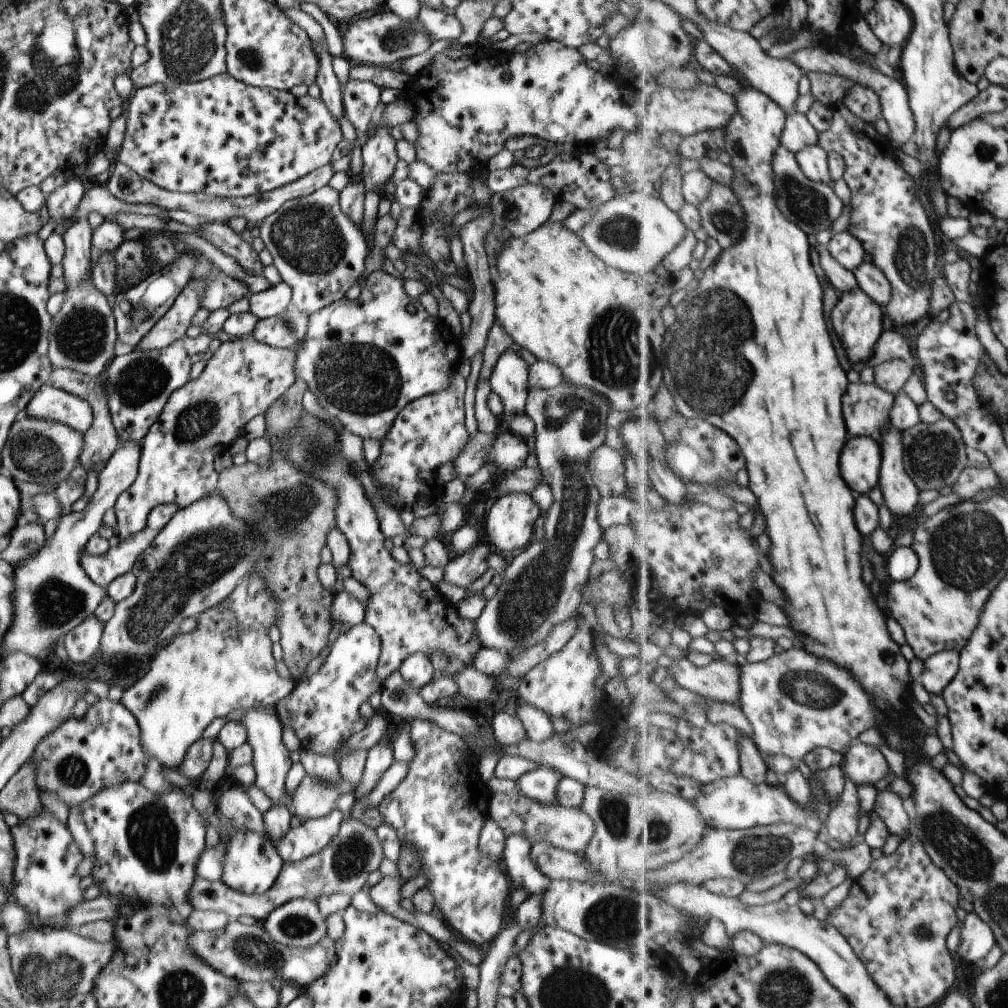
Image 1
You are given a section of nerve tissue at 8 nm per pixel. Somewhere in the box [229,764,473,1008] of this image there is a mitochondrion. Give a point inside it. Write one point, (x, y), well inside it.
(353, 854)

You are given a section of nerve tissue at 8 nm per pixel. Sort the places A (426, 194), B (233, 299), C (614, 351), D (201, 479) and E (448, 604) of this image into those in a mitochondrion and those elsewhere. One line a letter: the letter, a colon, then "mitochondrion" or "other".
A: other
B: other
C: mitochondrion
D: other
E: other

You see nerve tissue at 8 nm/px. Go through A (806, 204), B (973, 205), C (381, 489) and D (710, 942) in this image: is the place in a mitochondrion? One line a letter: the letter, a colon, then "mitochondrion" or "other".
A: mitochondrion
B: other
C: other
D: other

